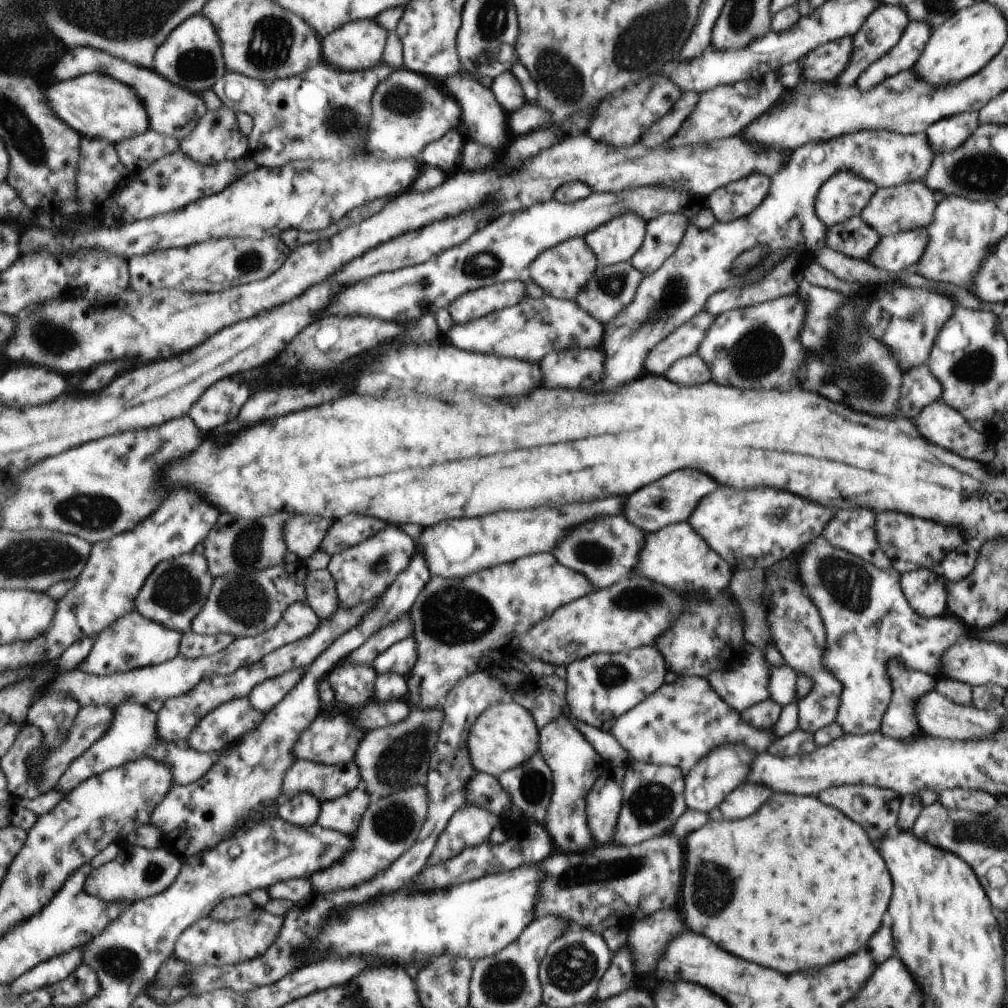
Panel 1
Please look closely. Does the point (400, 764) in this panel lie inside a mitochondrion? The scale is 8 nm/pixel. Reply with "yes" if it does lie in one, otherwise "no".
yes

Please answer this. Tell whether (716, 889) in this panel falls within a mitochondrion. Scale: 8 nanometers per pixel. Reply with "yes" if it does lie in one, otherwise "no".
yes

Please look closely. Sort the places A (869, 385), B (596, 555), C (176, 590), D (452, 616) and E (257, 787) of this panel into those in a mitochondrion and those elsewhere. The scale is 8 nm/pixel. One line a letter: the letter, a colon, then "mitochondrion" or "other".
A: mitochondrion
B: mitochondrion
C: mitochondrion
D: mitochondrion
E: mitochondrion

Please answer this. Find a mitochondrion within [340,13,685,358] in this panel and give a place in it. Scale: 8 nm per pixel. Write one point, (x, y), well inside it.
(551, 67)

